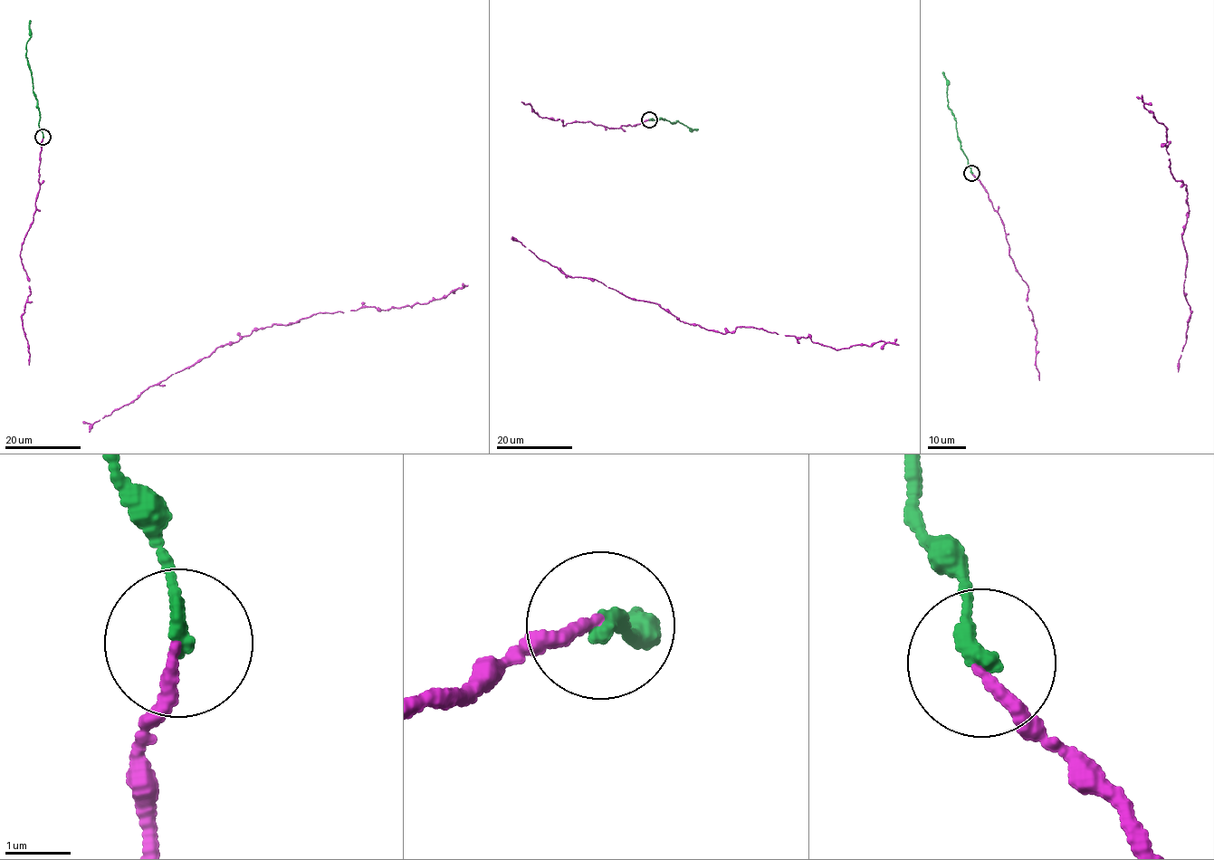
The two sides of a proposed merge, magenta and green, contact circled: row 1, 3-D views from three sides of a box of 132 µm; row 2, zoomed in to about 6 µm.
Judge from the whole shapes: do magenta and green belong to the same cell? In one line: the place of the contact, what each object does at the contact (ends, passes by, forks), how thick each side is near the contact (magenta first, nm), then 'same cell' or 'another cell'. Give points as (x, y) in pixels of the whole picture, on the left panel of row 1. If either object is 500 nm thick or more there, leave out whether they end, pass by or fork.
at (43, 137); magenta ends there; green ends there; 170 nm thick on the magenta side, 240 nm on the other; same cell

